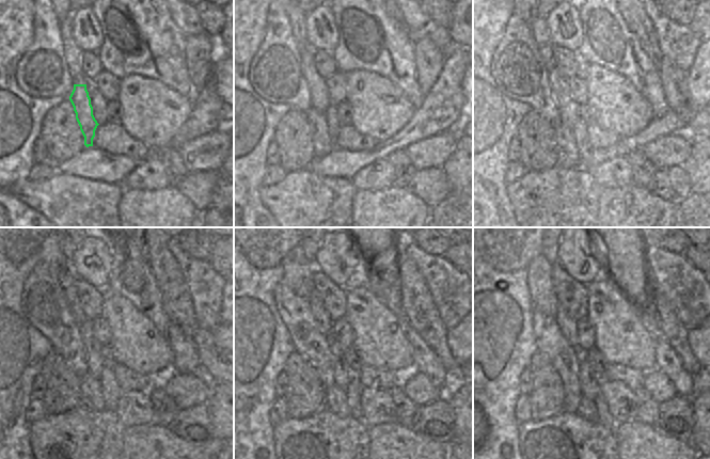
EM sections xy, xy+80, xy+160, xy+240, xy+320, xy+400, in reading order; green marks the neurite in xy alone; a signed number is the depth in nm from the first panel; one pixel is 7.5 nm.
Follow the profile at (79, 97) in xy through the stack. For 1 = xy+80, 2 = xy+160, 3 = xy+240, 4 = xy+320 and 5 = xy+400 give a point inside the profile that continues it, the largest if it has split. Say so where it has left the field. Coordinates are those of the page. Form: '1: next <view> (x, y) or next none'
1: next xy+80 (333, 125)
2: next xy+160 (579, 129)
3: next xy+240 (110, 389)
4: next xy+320 (353, 390)
5: next xy+400 (605, 417)

